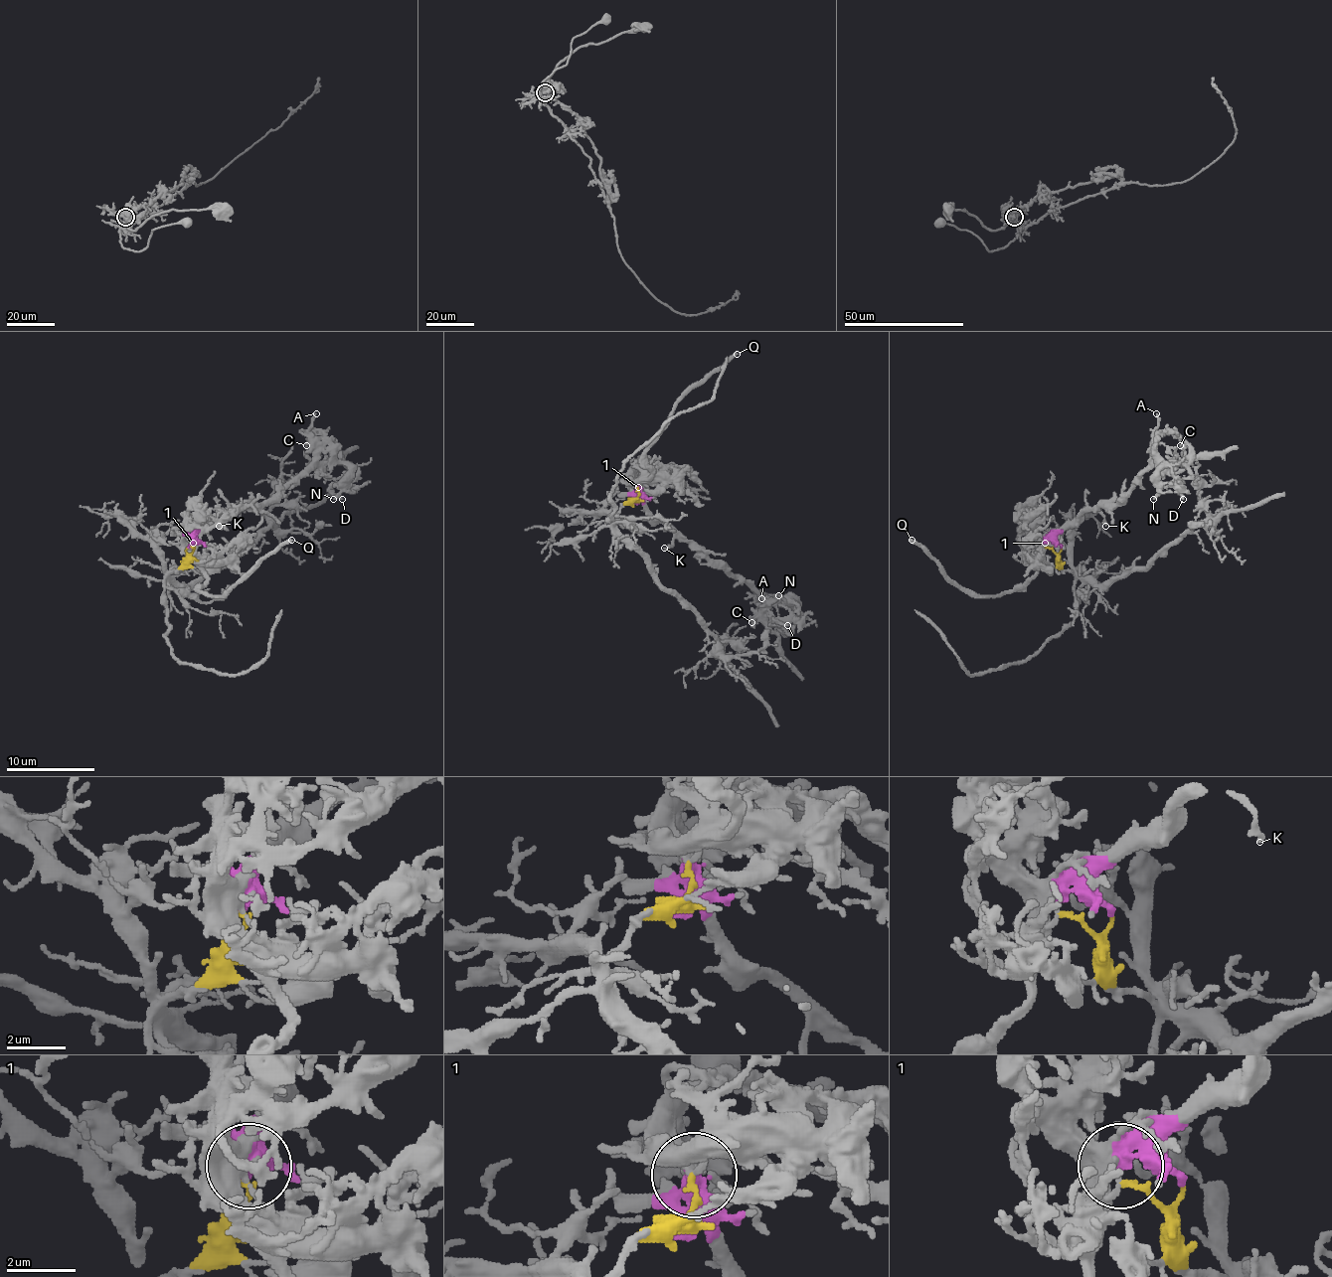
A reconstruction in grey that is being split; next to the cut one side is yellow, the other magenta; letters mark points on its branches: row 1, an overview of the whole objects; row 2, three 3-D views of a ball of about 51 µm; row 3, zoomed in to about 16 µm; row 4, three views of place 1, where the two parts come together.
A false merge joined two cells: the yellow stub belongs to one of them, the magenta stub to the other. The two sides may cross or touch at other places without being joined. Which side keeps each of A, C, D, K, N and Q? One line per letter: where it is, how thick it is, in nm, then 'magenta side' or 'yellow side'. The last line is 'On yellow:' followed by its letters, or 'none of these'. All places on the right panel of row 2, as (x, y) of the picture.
A: at (1156, 413); 200 nm thick; magenta side
C: at (1180, 445); 170 nm thick; magenta side
D: at (1183, 499); 180 nm thick; magenta side
K: at (1105, 526); 180 nm thick; magenta side
N: at (1153, 499); 200 nm thick; magenta side
Q: at (912, 540); 320 nm thick; magenta side
On yellow: none of these

